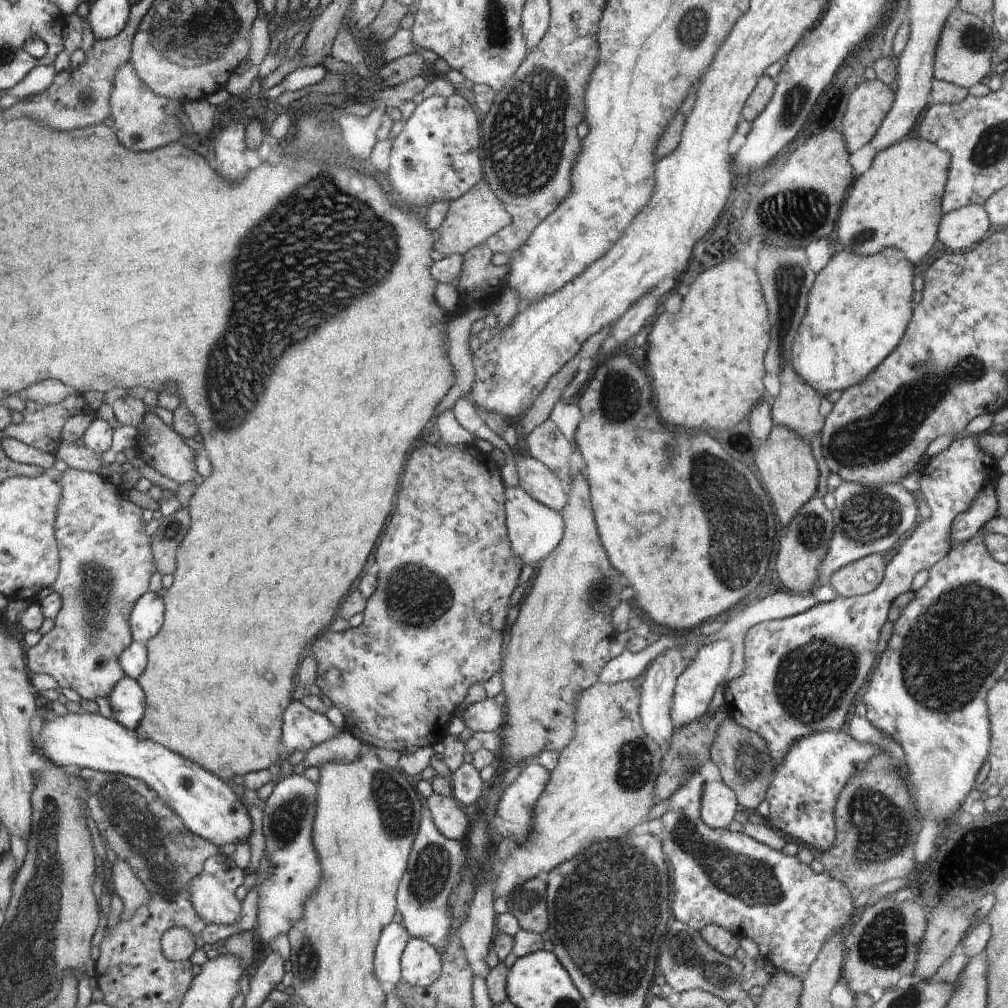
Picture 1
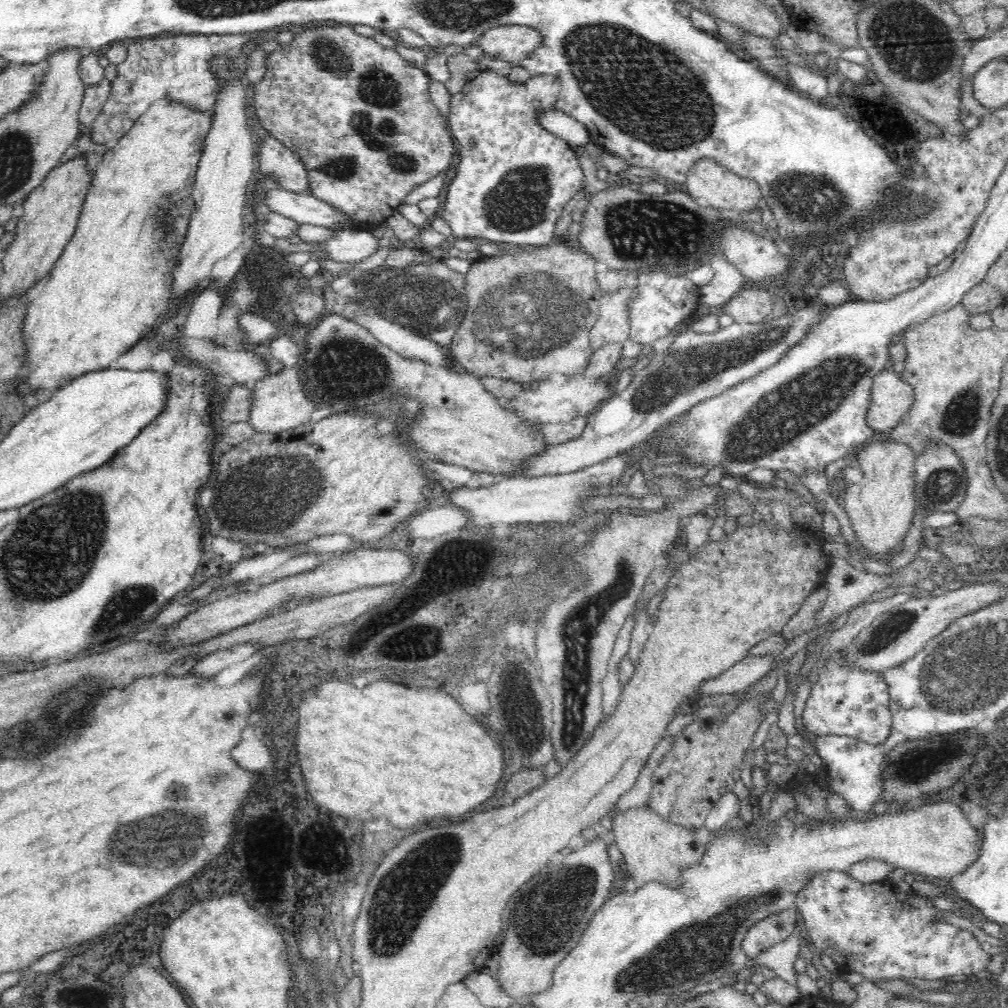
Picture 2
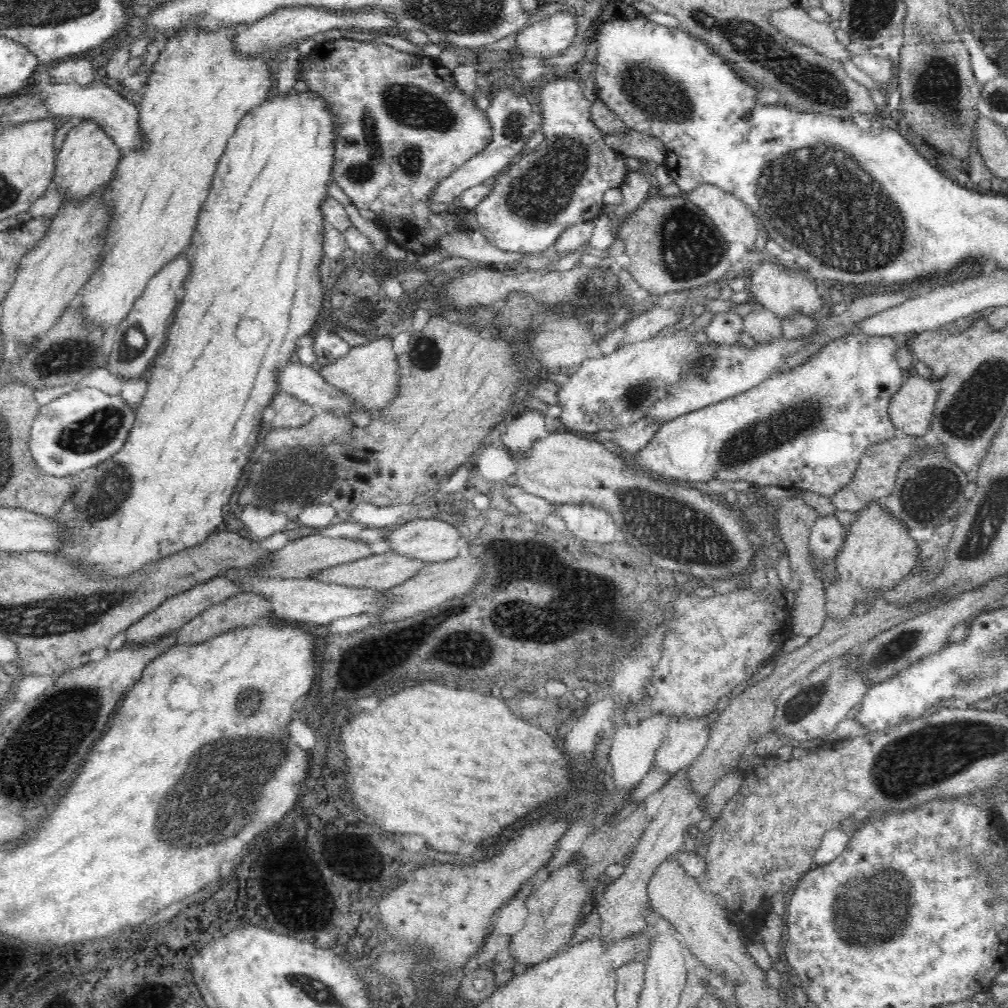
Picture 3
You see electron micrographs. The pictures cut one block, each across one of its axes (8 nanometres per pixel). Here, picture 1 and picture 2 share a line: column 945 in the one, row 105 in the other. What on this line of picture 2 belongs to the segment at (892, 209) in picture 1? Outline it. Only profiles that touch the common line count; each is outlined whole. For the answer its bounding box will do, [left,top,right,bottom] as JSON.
[23,97,212,394]

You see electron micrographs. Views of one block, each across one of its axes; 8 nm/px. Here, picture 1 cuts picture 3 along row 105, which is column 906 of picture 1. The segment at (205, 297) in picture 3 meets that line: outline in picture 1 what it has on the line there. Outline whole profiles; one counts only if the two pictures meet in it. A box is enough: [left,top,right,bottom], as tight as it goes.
[791,248,914,394]

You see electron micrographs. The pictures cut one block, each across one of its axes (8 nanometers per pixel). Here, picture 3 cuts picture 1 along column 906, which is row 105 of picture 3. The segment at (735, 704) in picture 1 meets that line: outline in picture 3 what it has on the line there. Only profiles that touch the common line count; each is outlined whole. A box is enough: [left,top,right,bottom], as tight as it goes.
[474,76,629,254]

